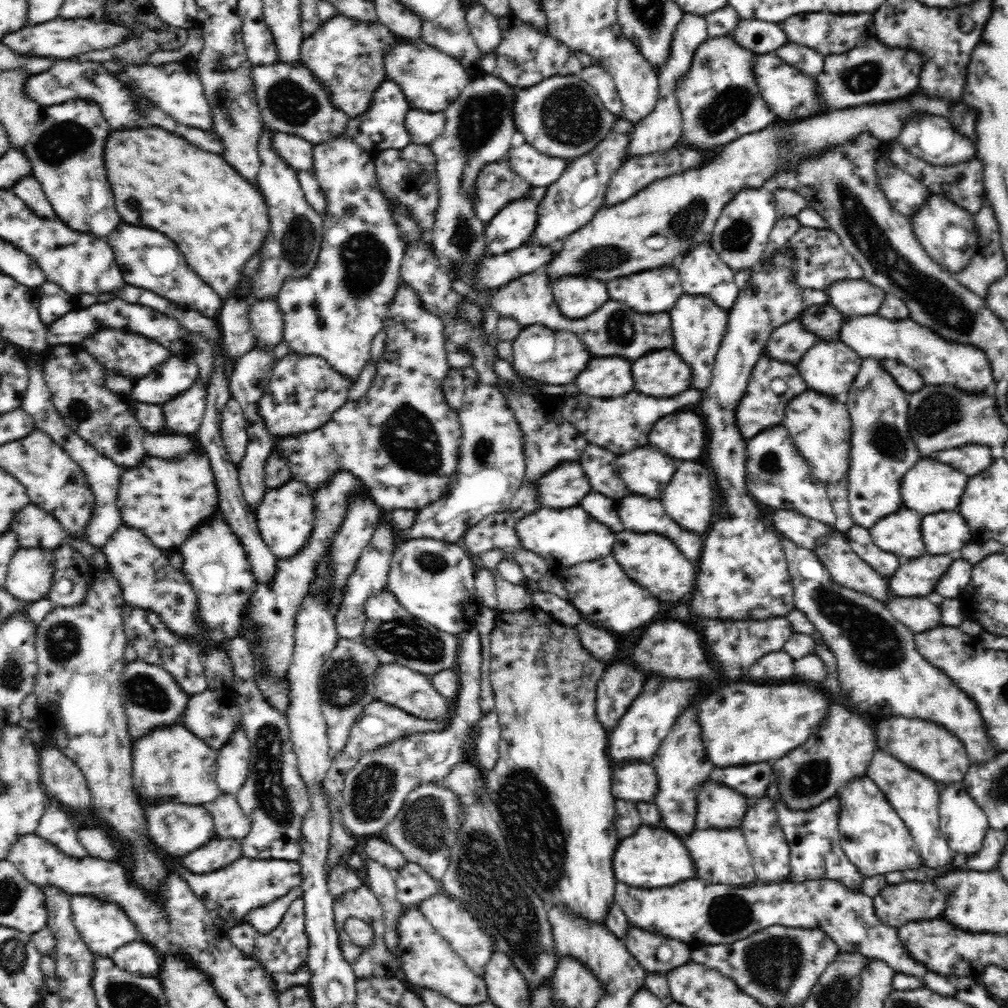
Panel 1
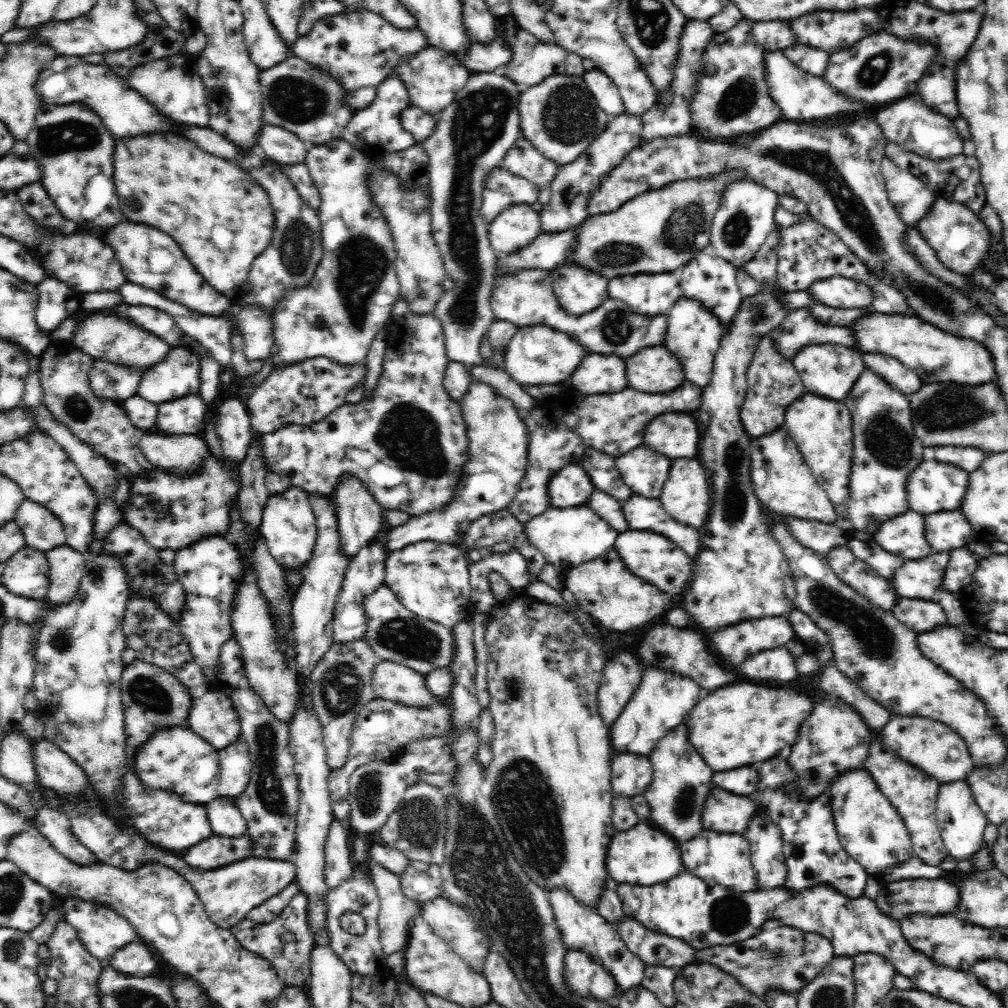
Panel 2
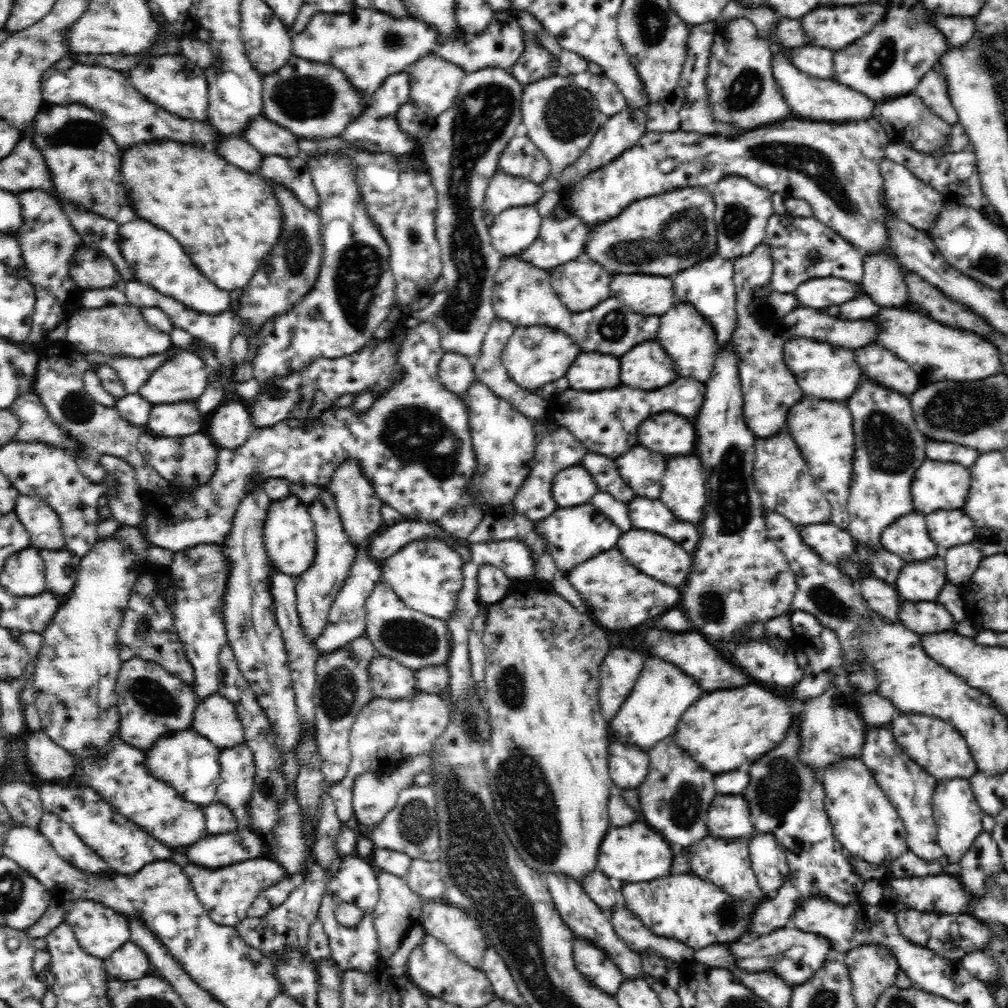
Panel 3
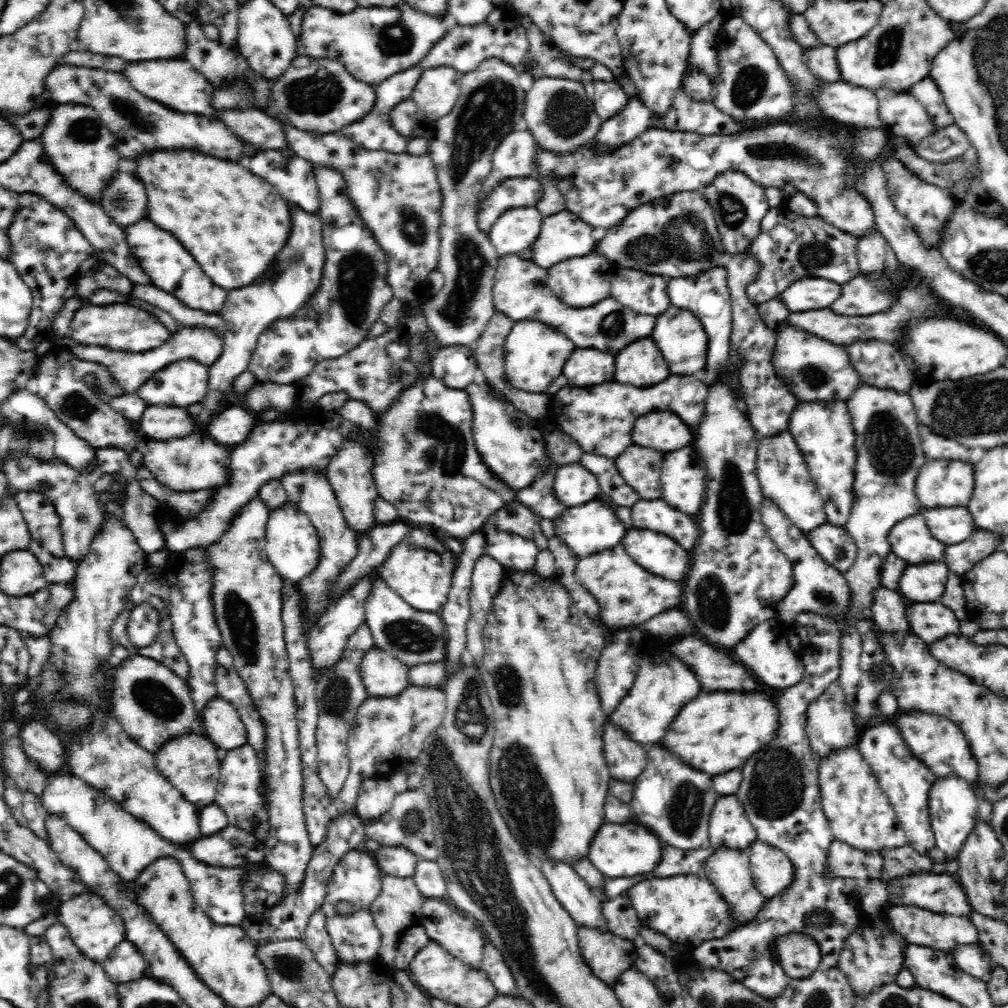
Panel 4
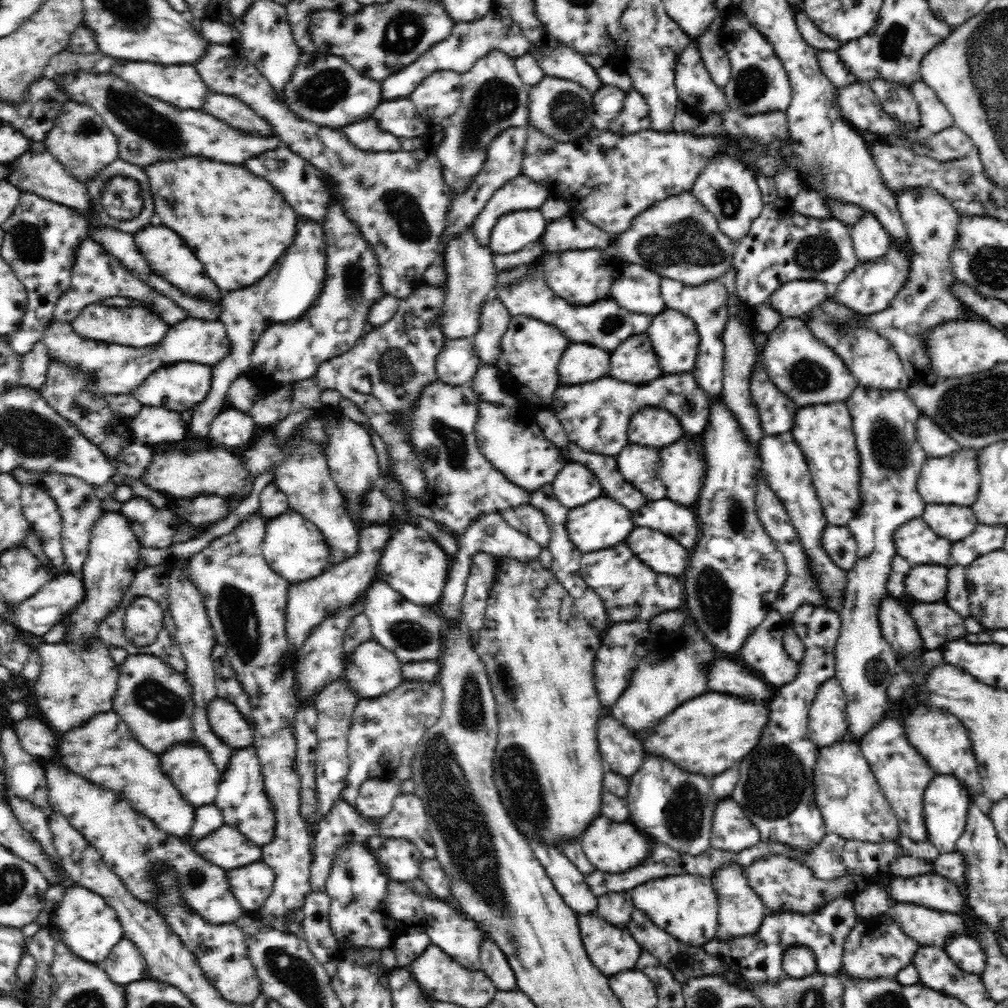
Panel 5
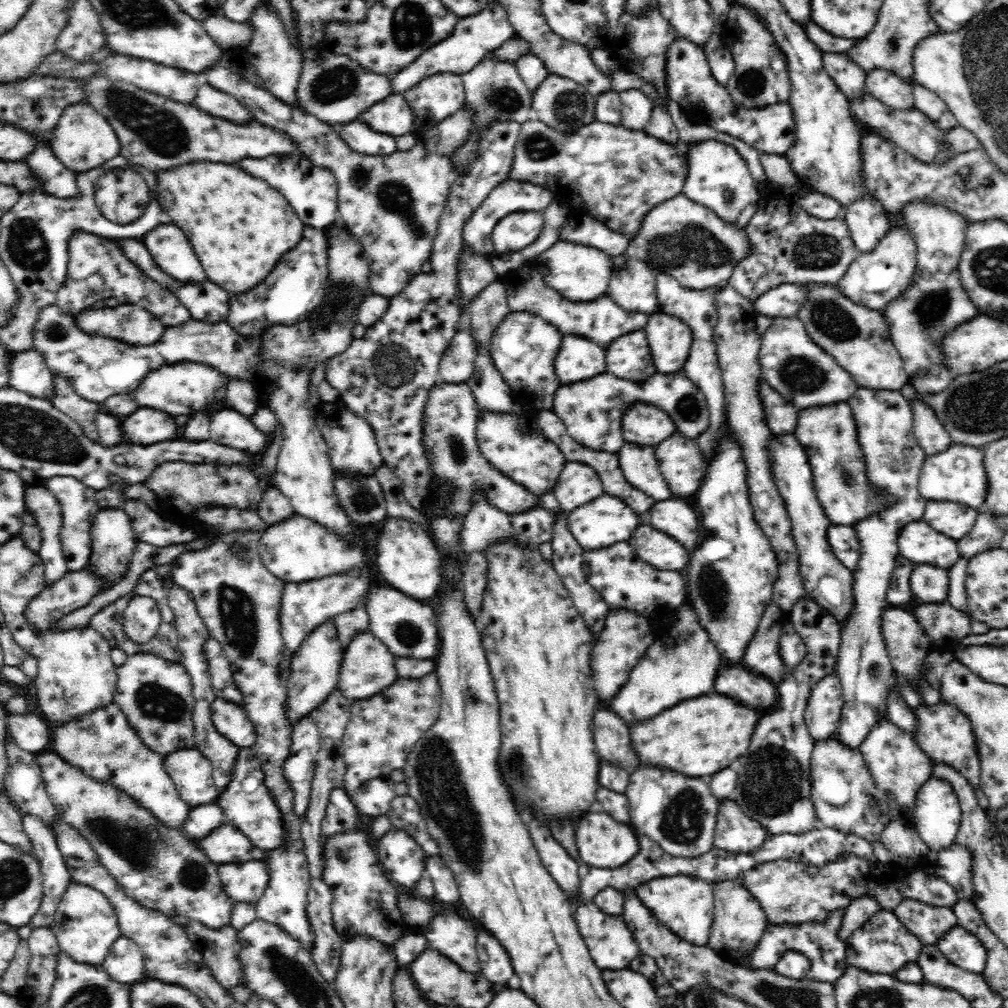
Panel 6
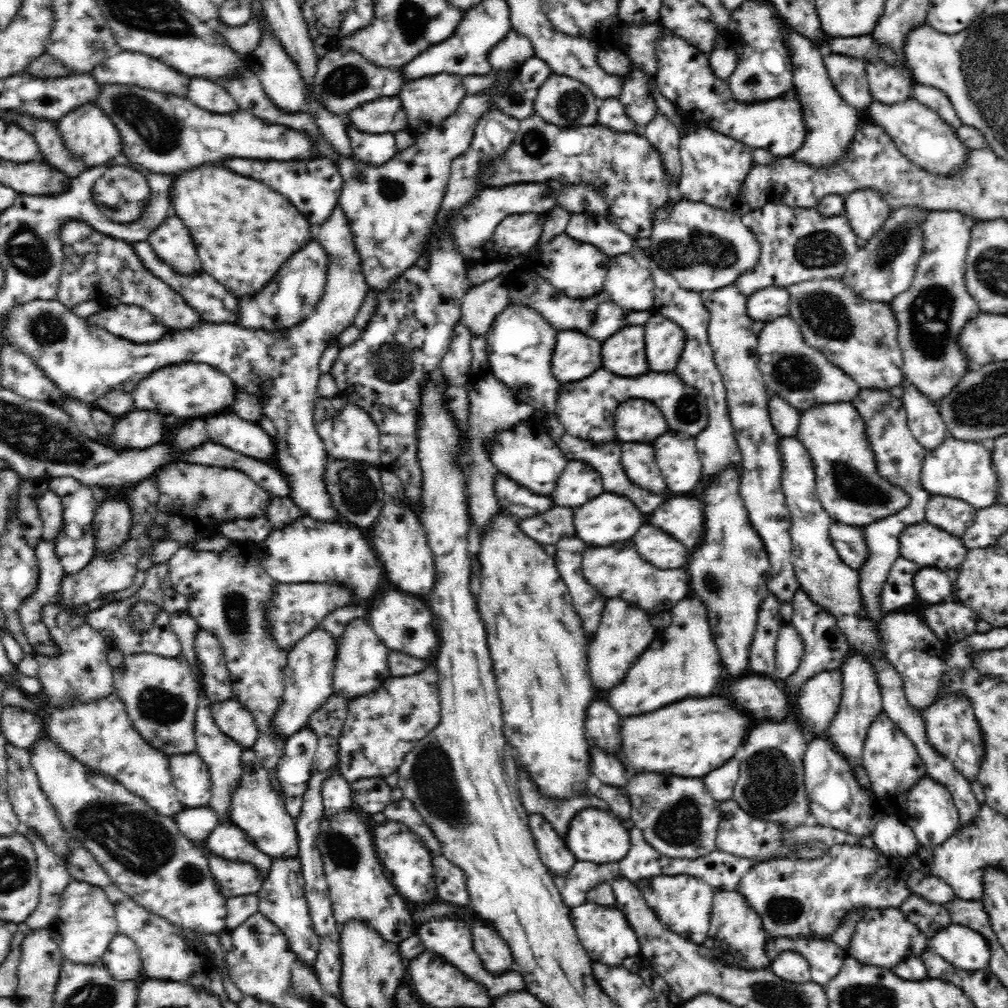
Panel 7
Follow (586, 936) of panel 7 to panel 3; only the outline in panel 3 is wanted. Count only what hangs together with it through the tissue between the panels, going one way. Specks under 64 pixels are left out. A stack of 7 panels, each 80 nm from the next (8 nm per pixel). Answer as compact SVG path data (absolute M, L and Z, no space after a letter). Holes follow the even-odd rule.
M586 940L573 942L572 959L576 973L580 973L592 987L610 996L614 997L624 982L620 969L592 942Z

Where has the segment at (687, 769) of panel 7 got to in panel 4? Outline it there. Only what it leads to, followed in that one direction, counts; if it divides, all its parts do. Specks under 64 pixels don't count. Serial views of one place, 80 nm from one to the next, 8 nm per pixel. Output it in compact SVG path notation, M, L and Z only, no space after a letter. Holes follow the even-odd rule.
M712 692L712 694L702 694L694 698L686 708L680 710L680 714L674 718L672 728L668 728L666 736L662 738L662 744L670 748L678 758L682 758L686 764L690 764L696 770L702 770L706 774L718 775L740 768L746 764L746 760L756 752L764 748L776 735L779 729L779 708L777 702L774 702L774 696L766 696L760 692Z

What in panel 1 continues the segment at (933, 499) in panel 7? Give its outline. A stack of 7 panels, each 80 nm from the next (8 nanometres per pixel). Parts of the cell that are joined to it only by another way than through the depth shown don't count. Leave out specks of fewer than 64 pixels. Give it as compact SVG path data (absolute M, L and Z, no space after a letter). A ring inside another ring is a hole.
M942 511L923 515L922 538L930 554L948 554L960 550L970 540L970 530L959 512Z

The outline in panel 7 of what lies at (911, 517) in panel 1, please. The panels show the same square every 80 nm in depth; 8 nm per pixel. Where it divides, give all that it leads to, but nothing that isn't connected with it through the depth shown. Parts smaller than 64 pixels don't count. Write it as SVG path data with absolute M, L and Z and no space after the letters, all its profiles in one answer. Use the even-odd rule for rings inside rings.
M926 520L902 531L899 549L902 561L914 567L932 566L948 572L961 566L967 555L960 537L940 530Z

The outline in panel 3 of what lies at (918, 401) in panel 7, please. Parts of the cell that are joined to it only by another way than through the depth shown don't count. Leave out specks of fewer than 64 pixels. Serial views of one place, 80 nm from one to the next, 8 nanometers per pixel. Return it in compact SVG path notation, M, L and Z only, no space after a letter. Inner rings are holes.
M930 439L925 442L925 456L929 460L960 464L972 468L981 454L975 448L956 443L941 443Z

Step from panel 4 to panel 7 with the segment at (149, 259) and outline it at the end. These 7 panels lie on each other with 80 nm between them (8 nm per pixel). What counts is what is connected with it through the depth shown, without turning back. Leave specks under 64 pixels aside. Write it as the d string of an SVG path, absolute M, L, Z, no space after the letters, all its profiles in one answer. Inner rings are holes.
M166 218L145 241L154 249L158 258L172 267L175 273L188 276L203 272L196 254L196 246L180 218Z

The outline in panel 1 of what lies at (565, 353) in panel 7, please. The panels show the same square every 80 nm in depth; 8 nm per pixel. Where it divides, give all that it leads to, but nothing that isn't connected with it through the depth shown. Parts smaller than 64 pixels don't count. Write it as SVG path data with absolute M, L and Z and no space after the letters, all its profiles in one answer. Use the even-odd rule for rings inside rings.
M594 358L577 378L576 387L593 398L614 399L636 391L632 362L622 358Z

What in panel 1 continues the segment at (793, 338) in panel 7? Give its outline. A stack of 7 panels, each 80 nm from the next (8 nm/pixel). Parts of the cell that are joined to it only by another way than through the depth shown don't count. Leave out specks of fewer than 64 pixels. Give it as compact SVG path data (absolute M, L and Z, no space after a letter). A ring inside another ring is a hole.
M835 340L816 343L804 354L802 361L796 368L805 380L807 389L821 394L828 394L828 396L834 398L843 398L854 383L854 378L856 378L863 361L854 350Z

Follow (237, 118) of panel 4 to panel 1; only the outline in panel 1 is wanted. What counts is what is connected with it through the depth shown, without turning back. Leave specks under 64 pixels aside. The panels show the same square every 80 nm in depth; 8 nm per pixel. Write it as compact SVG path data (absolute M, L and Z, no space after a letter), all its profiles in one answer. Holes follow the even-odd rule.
M273 131L274 150L296 171L313 172L314 144L299 136Z

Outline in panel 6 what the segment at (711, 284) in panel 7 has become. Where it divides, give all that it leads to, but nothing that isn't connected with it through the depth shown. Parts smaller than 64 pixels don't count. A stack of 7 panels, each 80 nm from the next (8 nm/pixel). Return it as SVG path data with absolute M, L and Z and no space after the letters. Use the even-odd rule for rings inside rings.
M683 192L656 204L640 224L640 230L629 236L638 260L650 264L655 272L674 277L687 289L704 290L728 283L734 266L750 254L750 243L742 229L730 227L712 209L690 200Z

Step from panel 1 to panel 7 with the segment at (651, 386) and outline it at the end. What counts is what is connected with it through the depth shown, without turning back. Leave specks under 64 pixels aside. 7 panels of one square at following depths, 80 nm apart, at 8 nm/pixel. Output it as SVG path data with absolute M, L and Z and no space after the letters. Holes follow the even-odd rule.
M630 326L610 336L602 344L602 365L607 371L625 377L639 377L650 371L644 326Z

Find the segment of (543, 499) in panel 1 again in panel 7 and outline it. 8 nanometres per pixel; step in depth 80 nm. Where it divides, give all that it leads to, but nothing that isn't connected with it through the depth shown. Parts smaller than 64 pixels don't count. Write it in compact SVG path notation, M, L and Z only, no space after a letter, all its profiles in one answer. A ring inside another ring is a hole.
M570 461L550 497L558 506L576 509L600 496L604 492L602 486L602 479L596 470L584 462Z

